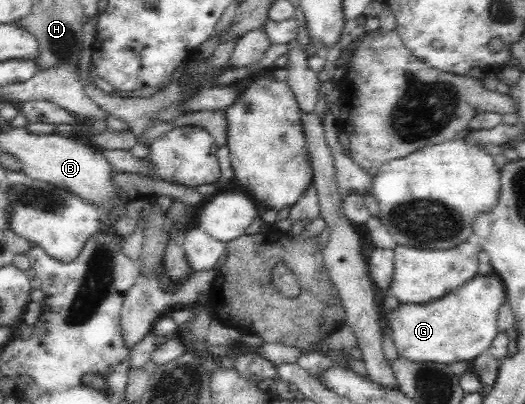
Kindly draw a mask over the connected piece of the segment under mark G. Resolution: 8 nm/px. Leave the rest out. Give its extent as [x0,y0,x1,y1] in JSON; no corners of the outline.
[385,275,507,364]

